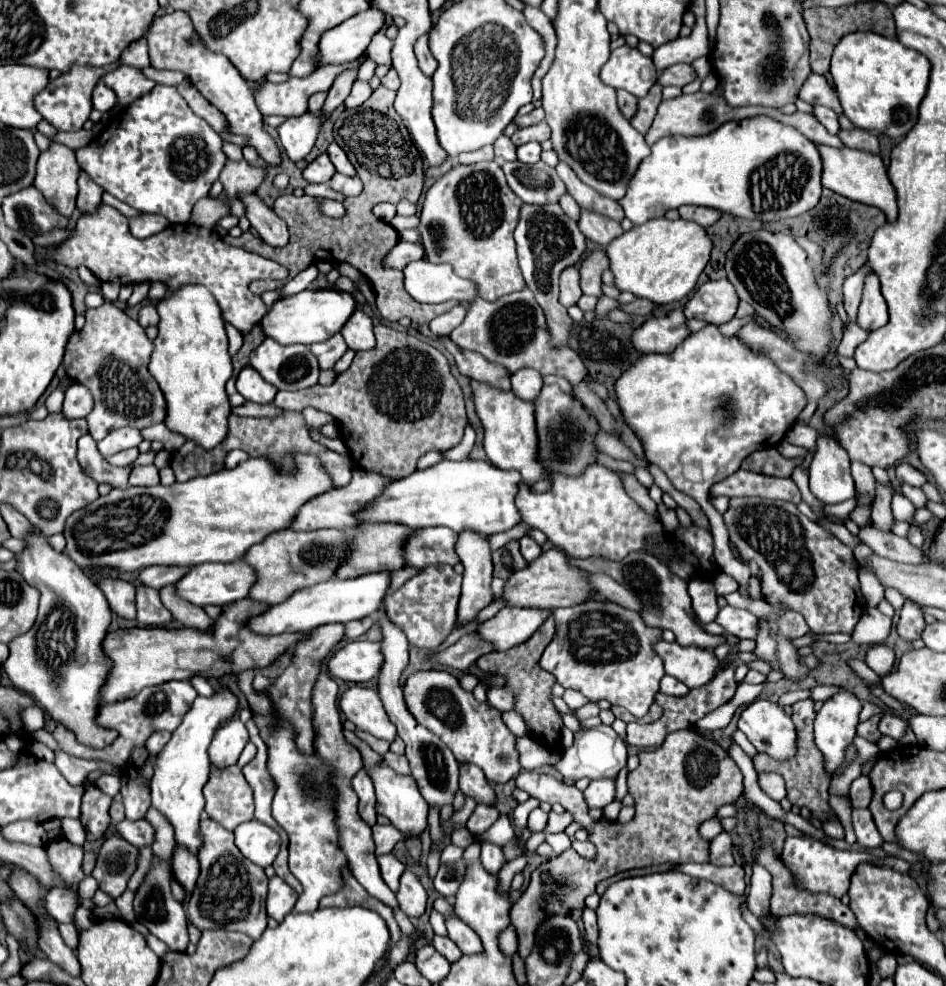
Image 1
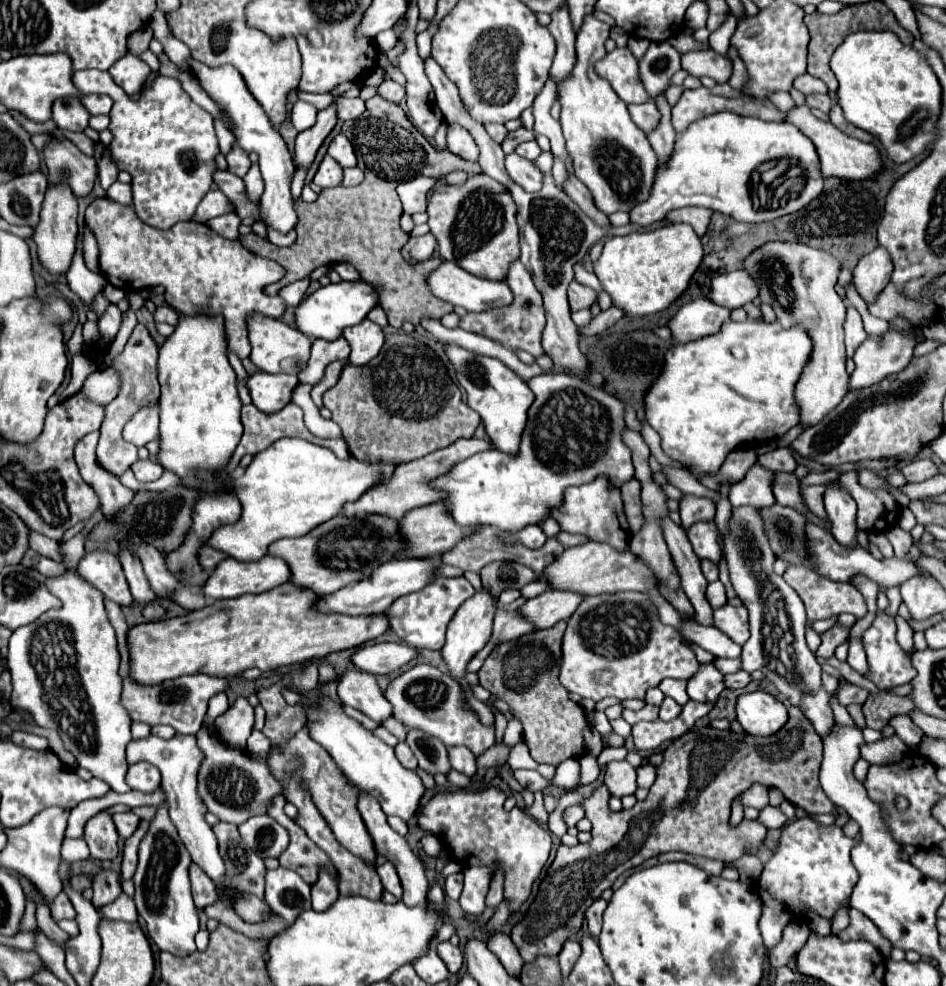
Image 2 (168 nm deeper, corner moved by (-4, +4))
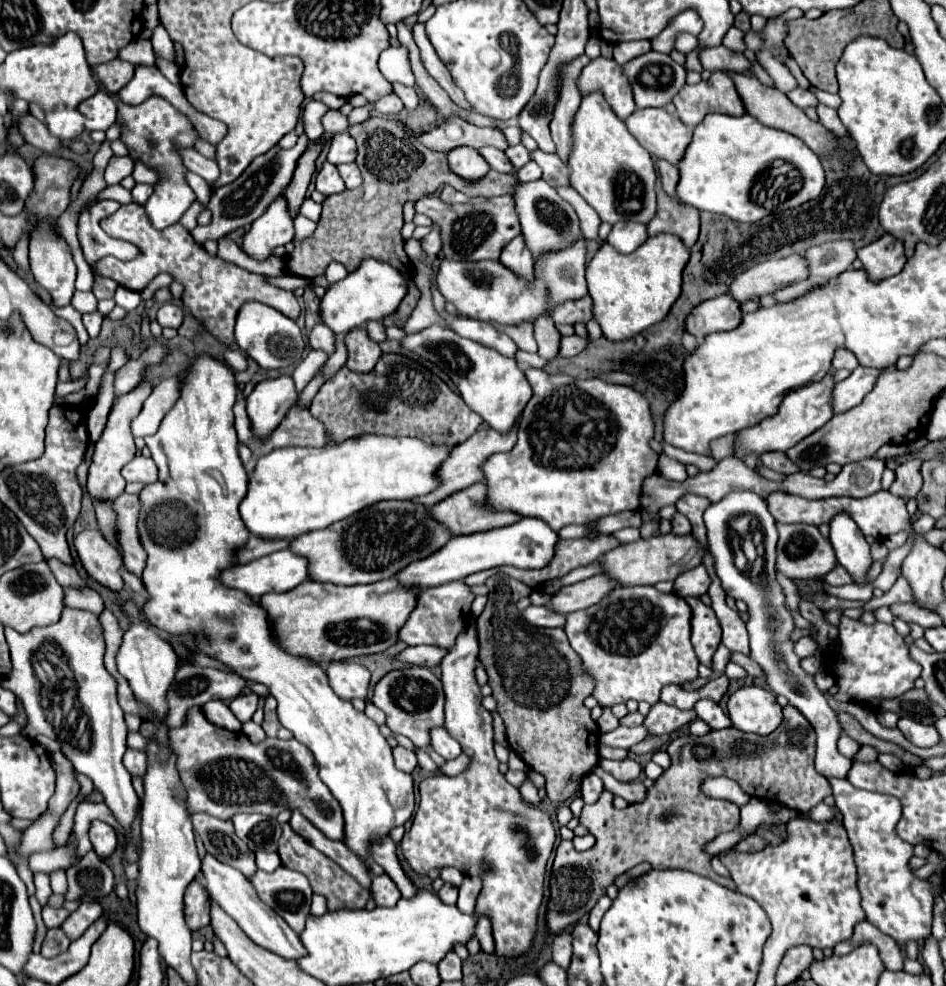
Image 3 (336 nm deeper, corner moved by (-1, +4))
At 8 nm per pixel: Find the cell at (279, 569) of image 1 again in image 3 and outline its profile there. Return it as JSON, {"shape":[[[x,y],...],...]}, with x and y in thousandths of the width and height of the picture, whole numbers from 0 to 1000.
{"shape":[[[403,507],[344,538],[333,538],[308,548],[305,558],[327,568],[329,588],[375,594],[409,588],[432,570],[456,564],[475,548],[475,538],[451,521],[451,513],[432,507]]]}

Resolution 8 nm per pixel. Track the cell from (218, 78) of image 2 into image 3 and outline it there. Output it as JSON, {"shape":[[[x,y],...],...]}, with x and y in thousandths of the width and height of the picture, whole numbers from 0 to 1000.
{"shape":[[[299,197],[286,205],[276,221],[265,227],[265,233],[257,239],[257,252],[263,260],[278,264],[286,258],[291,249],[299,249],[308,245],[312,239],[310,221],[303,217],[303,205],[299,205]]]}

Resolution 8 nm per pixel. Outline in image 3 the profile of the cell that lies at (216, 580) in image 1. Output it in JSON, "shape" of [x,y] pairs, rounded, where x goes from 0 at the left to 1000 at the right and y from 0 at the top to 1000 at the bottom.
{"shape":[[[295,558],[291,562],[282,562],[282,564],[274,566],[270,570],[263,570],[257,574],[244,574],[244,576],[238,576],[232,580],[232,590],[236,594],[255,598],[270,609],[282,600],[303,600],[303,598],[312,596],[314,592],[318,592],[322,586],[327,586],[325,584],[325,568],[312,564],[305,558]]]}

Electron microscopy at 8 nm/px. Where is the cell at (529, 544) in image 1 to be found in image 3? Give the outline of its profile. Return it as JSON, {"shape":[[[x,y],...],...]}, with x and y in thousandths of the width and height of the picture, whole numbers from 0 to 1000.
{"shape":[[[551,525],[549,529],[532,535],[521,535],[515,540],[504,540],[496,544],[483,544],[468,554],[468,558],[462,558],[460,562],[434,570],[434,574],[428,574],[418,582],[420,590],[428,596],[456,596],[466,594],[477,588],[489,588],[492,584],[523,576],[523,574],[547,574],[547,576],[574,576],[585,566],[585,554],[589,550],[589,542],[570,525]]]}

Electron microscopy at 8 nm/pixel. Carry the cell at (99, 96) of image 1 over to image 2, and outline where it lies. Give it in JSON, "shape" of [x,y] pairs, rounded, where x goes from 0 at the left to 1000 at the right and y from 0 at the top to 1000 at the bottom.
{"shape":[[[93,95],[93,97],[87,97],[85,103],[87,103],[87,108],[89,108],[97,118],[116,116],[116,112],[118,112],[118,99],[116,99],[116,97]]]}

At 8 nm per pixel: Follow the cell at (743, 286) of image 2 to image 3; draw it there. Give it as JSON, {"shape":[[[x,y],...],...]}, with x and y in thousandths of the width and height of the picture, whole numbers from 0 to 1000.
{"shape":[[[838,258],[826,264],[804,266],[788,274],[785,278],[777,280],[771,290],[771,298],[779,306],[790,306],[794,302],[804,302],[838,286],[847,286],[851,282],[853,282],[853,268],[849,260]]]}

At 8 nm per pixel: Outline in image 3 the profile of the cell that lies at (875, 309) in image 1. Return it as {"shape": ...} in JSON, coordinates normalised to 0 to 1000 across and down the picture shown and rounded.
{"shape":[[[933,237],[921,249],[914,249],[906,256],[906,262],[912,266],[912,274],[921,282],[921,286],[931,286],[931,282],[940,282],[950,278],[959,266],[955,256],[955,245]]]}

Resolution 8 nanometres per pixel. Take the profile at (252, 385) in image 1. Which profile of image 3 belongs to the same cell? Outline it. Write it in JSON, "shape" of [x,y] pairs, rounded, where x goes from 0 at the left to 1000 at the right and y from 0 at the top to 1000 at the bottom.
{"shape":[[[308,381],[276,385],[261,402],[261,420],[272,442],[282,442],[295,432],[303,416],[312,410],[314,398]]]}

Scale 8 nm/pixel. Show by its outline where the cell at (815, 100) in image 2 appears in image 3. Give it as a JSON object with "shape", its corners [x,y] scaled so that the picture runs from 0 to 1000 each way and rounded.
{"shape":[[[840,89],[840,91],[836,91],[836,93],[832,93],[832,97],[834,97],[834,101],[840,105],[840,108],[845,108],[845,110],[862,110],[864,105],[866,105],[866,101],[862,99],[862,95],[857,93],[857,91],[849,91],[849,89]]]}

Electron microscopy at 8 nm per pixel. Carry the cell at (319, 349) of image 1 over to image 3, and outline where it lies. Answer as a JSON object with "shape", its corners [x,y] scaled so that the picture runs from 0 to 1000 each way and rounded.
{"shape":[[[335,329],[327,339],[327,351],[331,355],[341,355],[346,361],[350,361],[354,357],[354,339],[344,329]]]}

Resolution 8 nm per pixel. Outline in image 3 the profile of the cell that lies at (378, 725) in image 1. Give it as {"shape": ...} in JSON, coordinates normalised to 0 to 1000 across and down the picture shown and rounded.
{"shape":[[[350,671],[346,675],[346,686],[352,702],[371,712],[375,708],[388,710],[388,698],[390,698],[390,680],[371,673],[371,671]]]}

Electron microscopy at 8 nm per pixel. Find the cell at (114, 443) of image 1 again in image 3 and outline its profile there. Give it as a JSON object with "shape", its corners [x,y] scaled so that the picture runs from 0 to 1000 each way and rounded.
{"shape":[[[179,383],[166,389],[160,402],[153,406],[149,418],[138,426],[138,440],[149,442],[149,444],[164,440],[164,436],[168,434],[168,428],[181,416],[187,404],[189,404],[187,383]]]}

